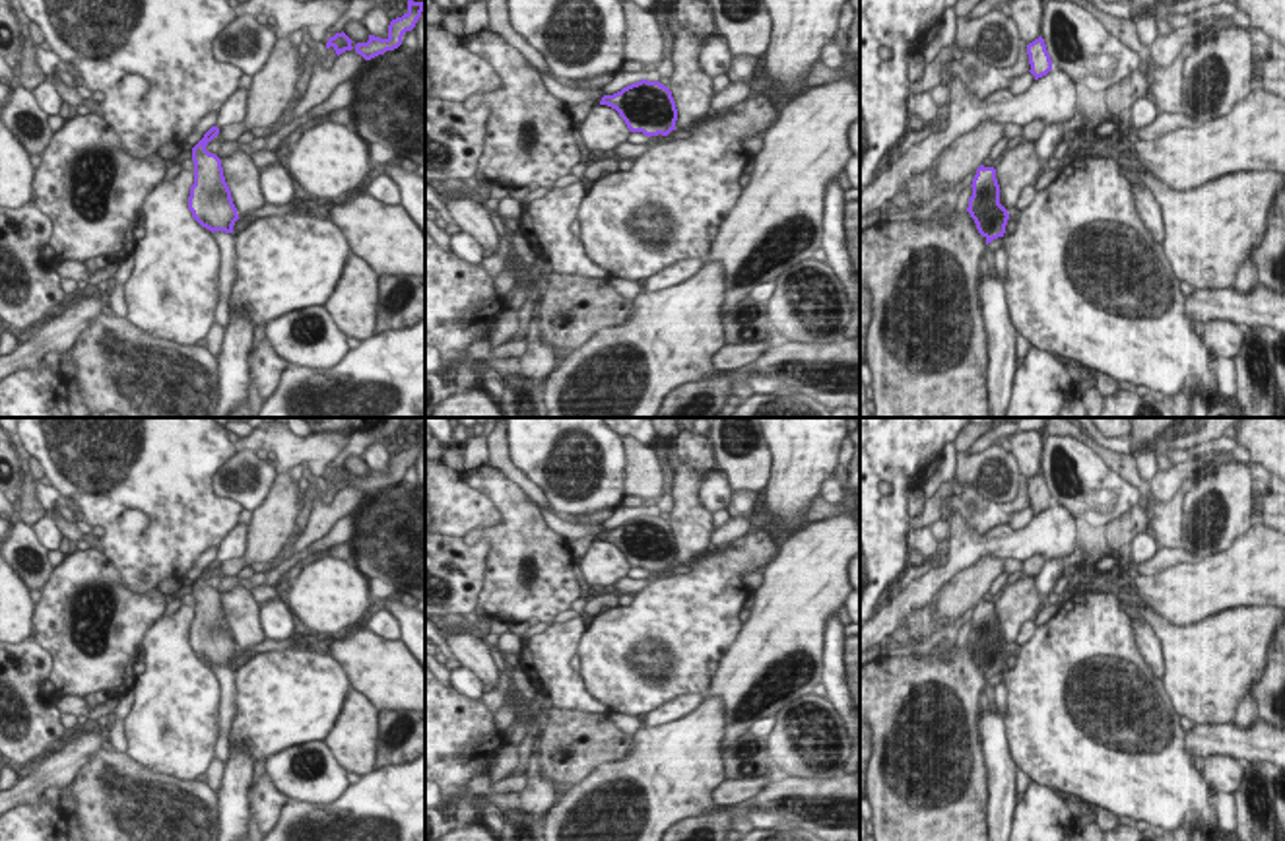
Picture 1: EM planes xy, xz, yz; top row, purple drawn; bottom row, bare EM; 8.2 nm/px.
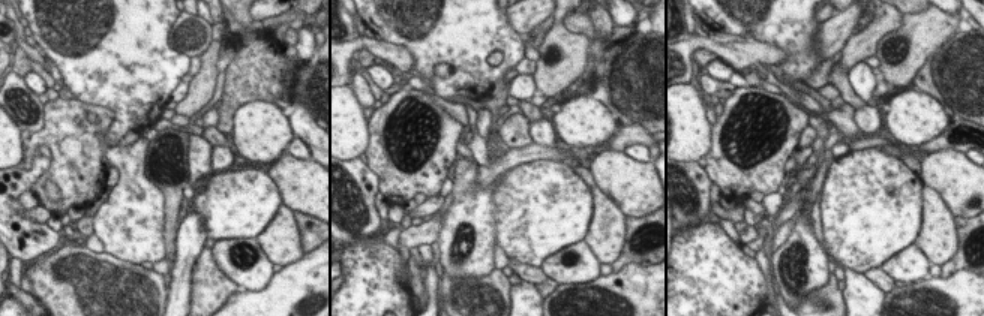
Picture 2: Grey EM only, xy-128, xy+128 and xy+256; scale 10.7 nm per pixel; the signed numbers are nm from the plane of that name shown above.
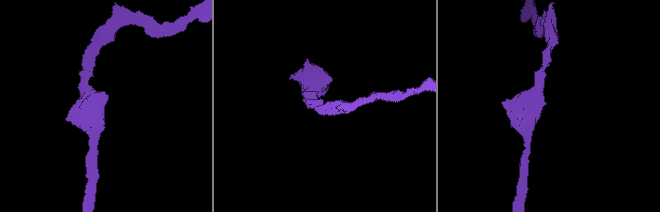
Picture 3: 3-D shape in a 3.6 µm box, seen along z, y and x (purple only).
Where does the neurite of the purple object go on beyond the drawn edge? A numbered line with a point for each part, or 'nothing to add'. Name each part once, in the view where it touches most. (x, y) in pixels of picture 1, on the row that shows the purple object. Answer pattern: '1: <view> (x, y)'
nothing to add

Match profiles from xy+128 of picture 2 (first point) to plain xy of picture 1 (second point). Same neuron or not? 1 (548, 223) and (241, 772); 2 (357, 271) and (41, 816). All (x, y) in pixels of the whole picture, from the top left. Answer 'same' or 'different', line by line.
1: different
2: same

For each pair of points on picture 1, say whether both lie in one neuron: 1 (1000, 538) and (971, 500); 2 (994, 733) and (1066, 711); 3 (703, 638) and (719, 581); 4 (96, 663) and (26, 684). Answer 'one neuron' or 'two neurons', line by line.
1: two neurons
2: two neurons
3: one neuron
4: two neurons

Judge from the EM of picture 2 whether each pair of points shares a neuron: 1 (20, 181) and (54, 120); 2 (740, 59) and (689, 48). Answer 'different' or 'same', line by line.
1: different
2: same

